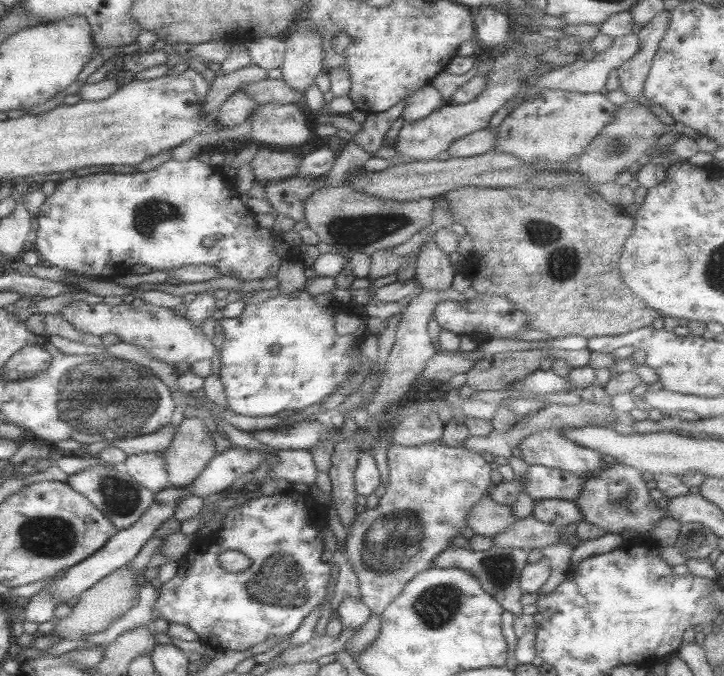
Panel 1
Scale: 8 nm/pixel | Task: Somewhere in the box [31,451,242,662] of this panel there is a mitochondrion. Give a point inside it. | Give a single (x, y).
(121, 498)

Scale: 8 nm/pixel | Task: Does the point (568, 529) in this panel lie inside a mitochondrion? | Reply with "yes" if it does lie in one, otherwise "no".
no

